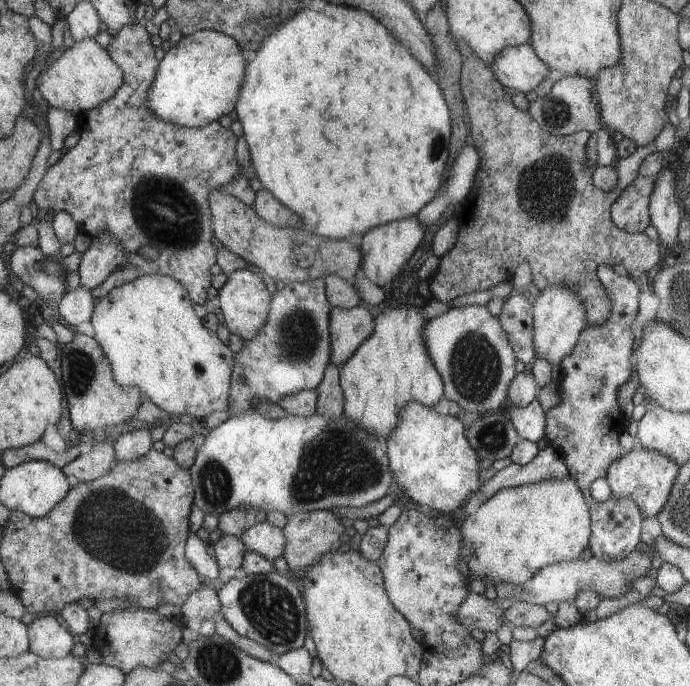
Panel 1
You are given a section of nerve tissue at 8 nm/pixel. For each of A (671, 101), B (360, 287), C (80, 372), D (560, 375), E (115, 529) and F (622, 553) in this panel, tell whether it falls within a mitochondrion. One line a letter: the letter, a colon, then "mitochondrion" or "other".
A: other
B: other
C: mitochondrion
D: other
E: mitochondrion
F: other

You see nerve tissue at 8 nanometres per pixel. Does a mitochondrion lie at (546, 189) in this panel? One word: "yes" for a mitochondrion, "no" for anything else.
yes

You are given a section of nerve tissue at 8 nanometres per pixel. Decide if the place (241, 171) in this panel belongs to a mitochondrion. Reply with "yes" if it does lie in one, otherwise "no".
no

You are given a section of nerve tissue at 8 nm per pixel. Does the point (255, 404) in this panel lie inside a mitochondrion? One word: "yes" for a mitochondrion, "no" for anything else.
no

